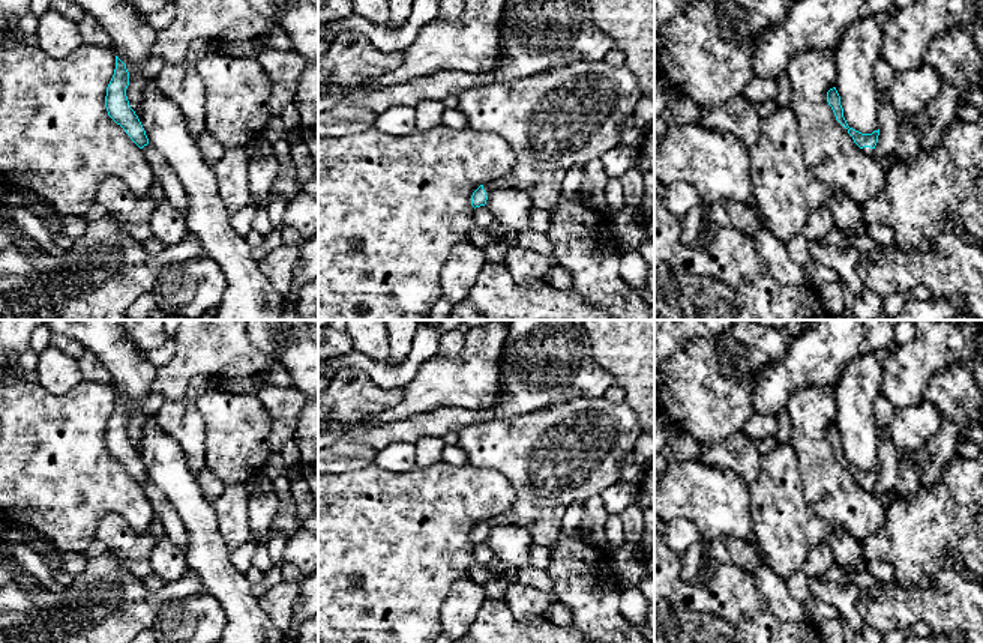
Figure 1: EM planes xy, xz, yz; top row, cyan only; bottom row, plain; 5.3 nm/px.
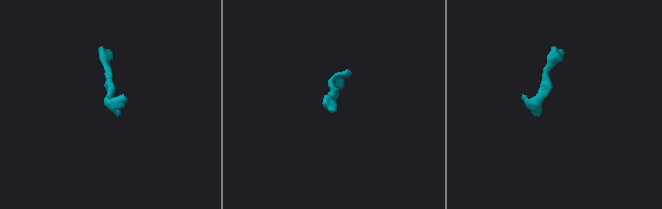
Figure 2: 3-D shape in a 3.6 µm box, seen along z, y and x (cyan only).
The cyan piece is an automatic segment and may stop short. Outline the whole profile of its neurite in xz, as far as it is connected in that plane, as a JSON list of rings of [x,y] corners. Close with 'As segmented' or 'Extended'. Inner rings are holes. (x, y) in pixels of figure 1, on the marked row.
[[[605,62],[564,65],[542,75],[486,83],[462,90],[458,95],[458,110],[467,117],[468,128],[503,137],[516,156],[513,168],[506,176],[480,185],[473,192],[471,206],[474,209],[485,206],[489,194],[497,188],[513,188],[524,191],[536,209],[552,210],[561,195],[563,179],[572,168],[584,167],[621,144],[620,135],[626,131],[624,119],[633,113],[641,98],[633,72],[626,66],[614,68]]]. Extended

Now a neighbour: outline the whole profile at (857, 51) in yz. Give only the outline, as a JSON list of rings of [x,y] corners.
[[[863,15],[843,29],[833,50],[837,68],[836,90],[843,117],[849,128],[861,134],[879,129],[873,69],[881,44],[881,26],[873,15]]]

